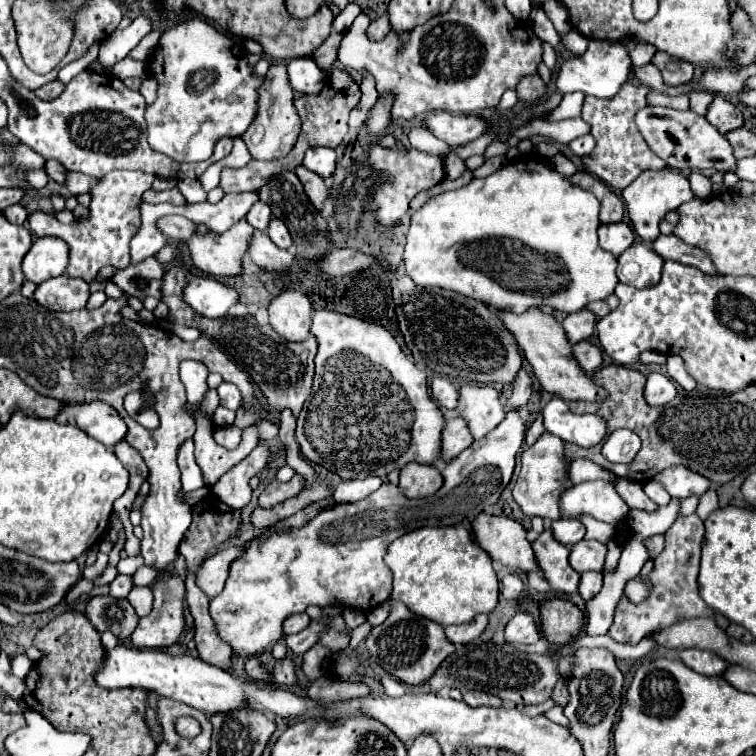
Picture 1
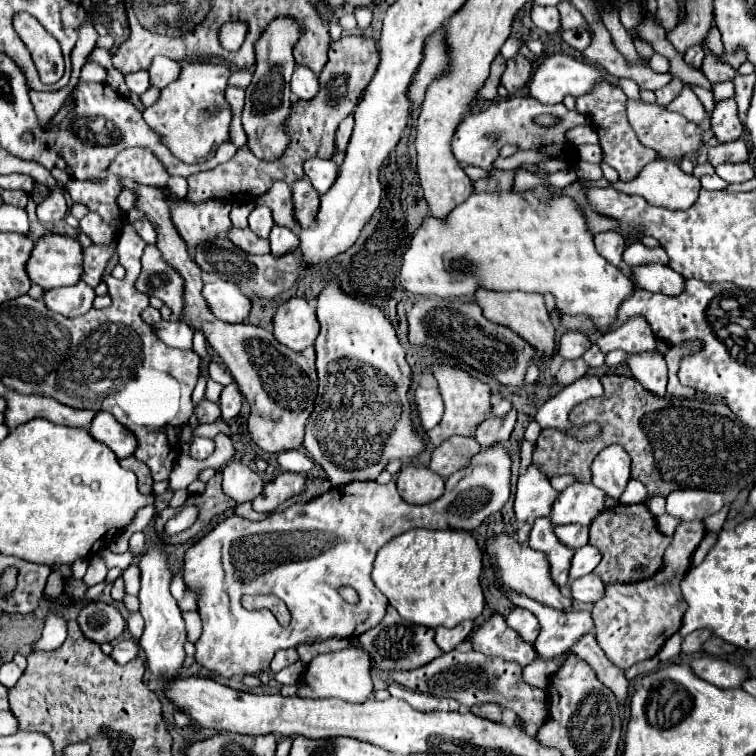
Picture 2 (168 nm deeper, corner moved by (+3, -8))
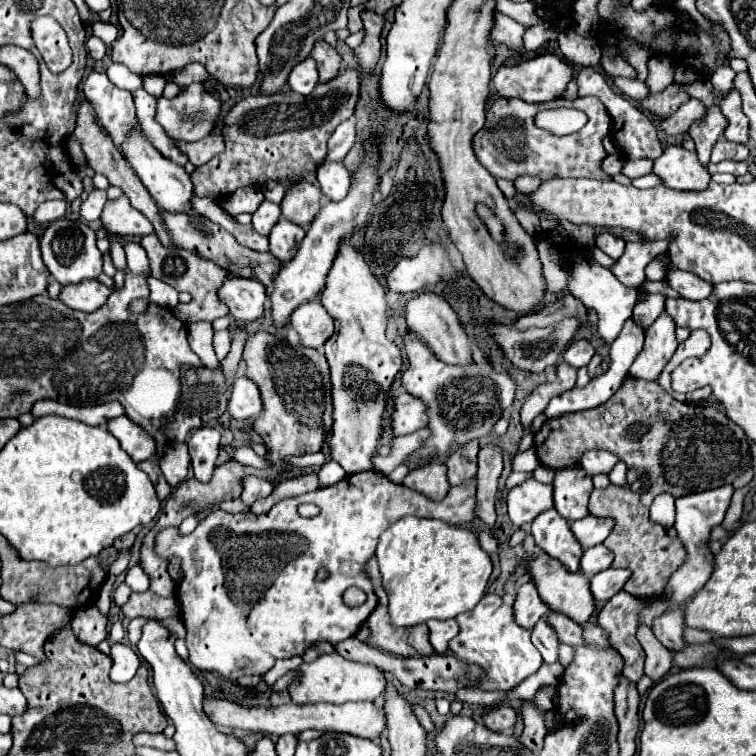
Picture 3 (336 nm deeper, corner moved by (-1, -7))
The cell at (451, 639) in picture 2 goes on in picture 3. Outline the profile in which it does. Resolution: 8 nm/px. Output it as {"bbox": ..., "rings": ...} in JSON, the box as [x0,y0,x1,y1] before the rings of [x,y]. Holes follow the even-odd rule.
{"bbox":[428,618,460,654],"rings":[[[454,618],[452,620],[432,620],[428,622],[428,628],[430,628],[430,642],[438,654],[446,654],[448,642],[460,632],[460,626]]]}

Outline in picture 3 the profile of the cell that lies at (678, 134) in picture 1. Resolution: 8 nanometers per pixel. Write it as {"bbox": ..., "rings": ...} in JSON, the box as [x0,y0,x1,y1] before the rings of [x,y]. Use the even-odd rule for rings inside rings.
{"bbox":[614,78,650,104],"rings":[[[616,78],[614,80],[614,84],[628,96],[628,98],[632,98],[634,102],[638,102],[638,104],[642,104],[650,94],[650,90],[648,90],[648,86],[644,84],[644,82],[640,82],[640,80],[628,80],[628,78]]]}

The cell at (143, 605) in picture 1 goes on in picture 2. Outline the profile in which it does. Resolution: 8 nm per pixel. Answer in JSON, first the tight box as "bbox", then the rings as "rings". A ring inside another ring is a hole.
{"bbox":[128,613,144,641],"rings":[[[132,613],[130,617],[128,617],[128,631],[130,631],[130,635],[132,635],[132,639],[136,641],[136,639],[140,639],[140,635],[142,635],[142,631],[144,631],[144,619],[142,619],[142,615],[140,613]]]}

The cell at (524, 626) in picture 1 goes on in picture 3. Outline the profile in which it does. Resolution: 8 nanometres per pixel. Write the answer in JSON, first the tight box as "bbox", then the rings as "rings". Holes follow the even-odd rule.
{"bbox":[514,582,548,630],"rings":[[[526,582],[518,594],[516,594],[516,602],[514,602],[514,620],[516,624],[520,624],[526,630],[532,630],[536,626],[536,622],[548,612],[548,606],[538,598],[536,588],[532,586],[532,582]]]}

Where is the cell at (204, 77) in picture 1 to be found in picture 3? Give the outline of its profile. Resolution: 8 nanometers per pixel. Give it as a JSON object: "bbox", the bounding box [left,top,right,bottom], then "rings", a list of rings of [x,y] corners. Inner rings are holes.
{"bbox":[156,82,222,142],"rings":[[[192,82],[178,96],[174,96],[170,100],[158,98],[156,122],[166,130],[166,134],[170,138],[180,138],[184,142],[198,142],[212,134],[212,130],[220,118],[220,110],[222,110],[222,102],[216,100],[214,94],[202,82]]]}

